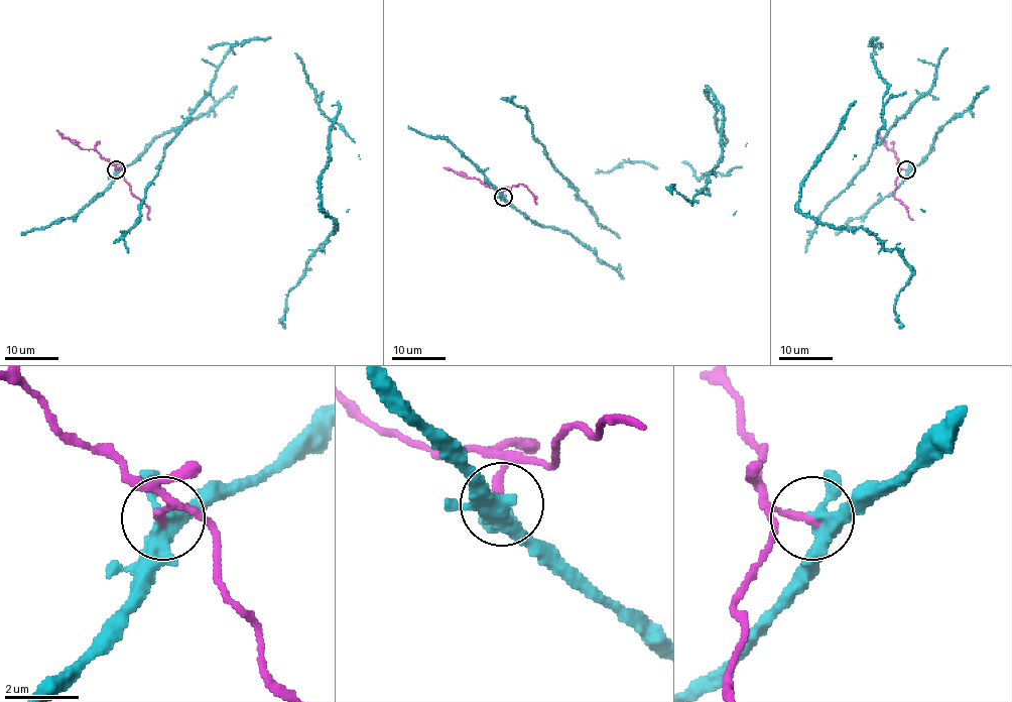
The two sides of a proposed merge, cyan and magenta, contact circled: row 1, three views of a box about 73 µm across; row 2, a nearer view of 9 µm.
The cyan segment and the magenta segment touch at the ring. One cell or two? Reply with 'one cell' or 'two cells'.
two cells

